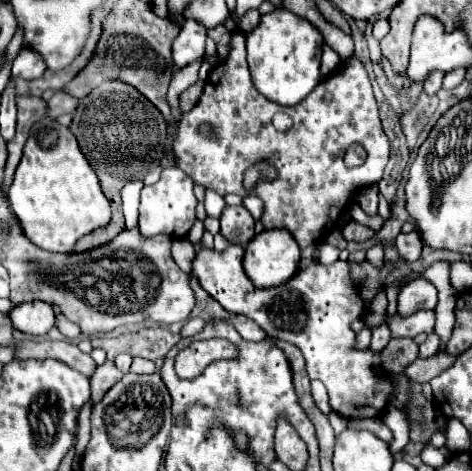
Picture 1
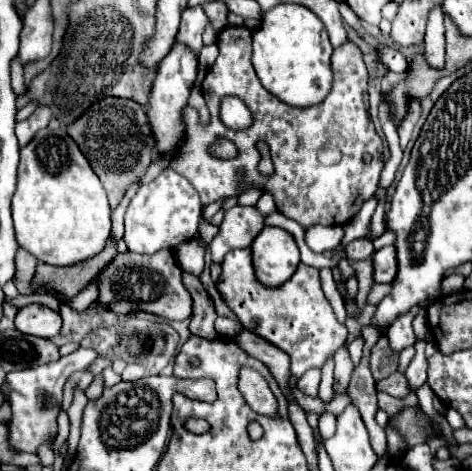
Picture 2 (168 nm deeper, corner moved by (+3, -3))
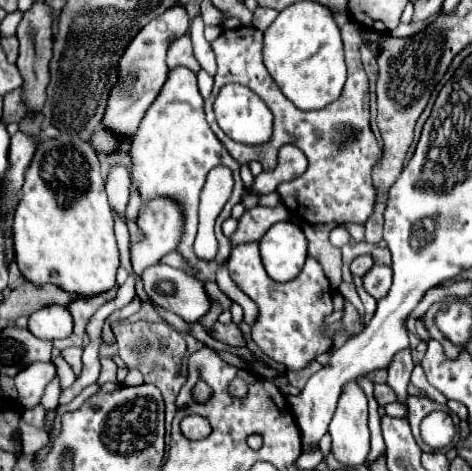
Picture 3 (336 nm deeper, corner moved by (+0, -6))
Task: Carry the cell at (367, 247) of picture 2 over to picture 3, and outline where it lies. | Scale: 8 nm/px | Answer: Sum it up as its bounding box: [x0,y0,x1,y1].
[350,255,374,277]

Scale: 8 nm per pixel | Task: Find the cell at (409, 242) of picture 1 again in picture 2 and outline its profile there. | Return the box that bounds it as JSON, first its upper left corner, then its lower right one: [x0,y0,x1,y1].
[373,246,397,282]

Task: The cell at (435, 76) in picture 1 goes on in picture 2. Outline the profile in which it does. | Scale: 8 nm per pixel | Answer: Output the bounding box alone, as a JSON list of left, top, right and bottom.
[423,6,445,70]

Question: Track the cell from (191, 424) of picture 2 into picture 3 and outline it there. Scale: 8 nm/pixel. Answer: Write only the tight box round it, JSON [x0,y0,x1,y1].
[180,415,212,440]

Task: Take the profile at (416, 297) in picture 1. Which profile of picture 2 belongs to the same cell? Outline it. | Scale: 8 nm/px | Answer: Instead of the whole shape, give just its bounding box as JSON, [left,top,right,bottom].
[387,304,423,352]

